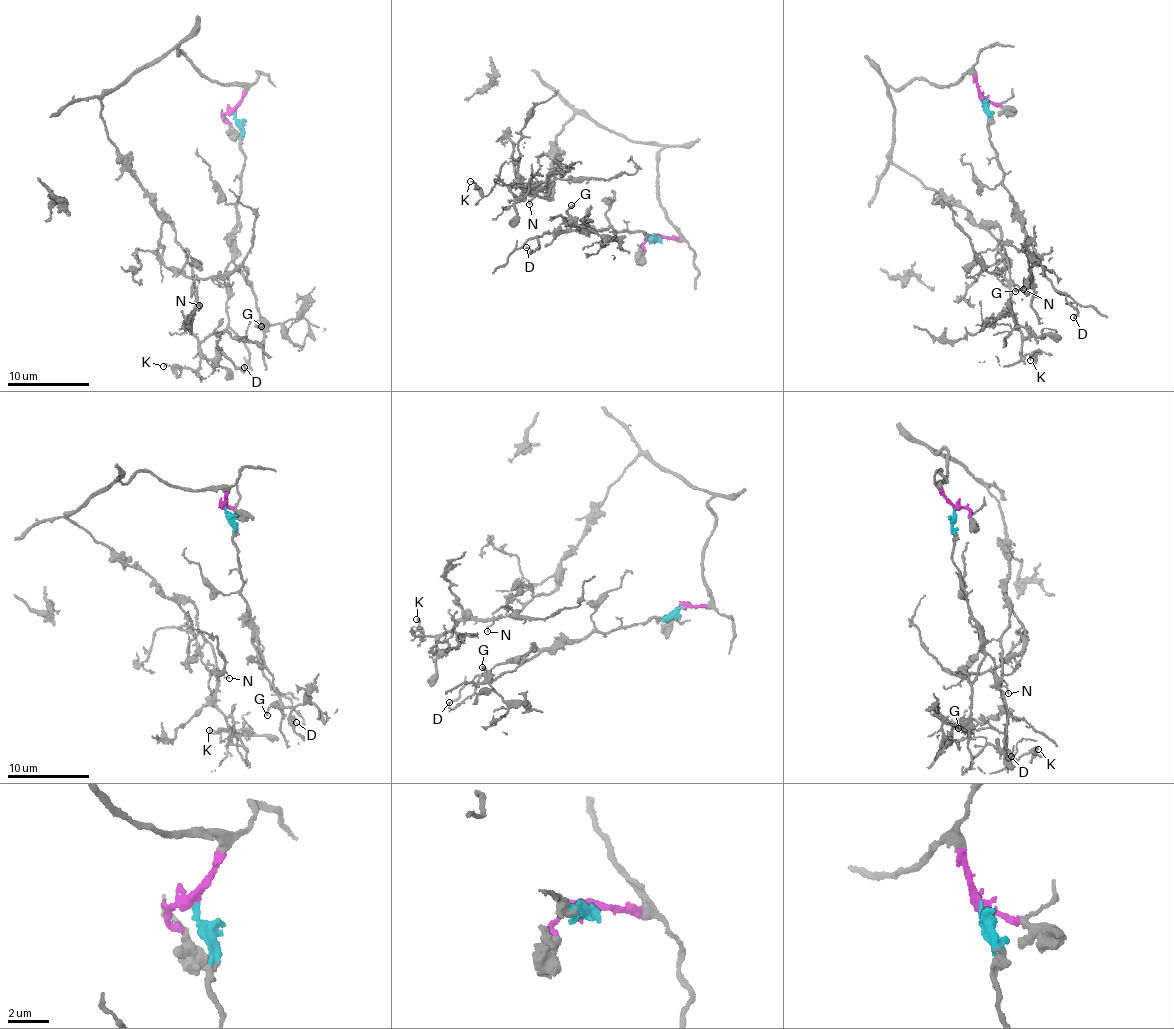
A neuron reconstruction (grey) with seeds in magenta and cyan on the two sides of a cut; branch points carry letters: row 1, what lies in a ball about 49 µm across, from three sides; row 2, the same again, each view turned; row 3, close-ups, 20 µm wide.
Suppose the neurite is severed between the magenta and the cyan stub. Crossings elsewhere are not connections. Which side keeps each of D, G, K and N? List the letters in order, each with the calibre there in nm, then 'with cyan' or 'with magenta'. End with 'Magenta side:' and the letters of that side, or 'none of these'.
D: 120 nm | with cyan
G: 150 nm | with cyan
K: 150 nm | with magenta
N: 150 nm | with magenta
Magenta side: K, N

